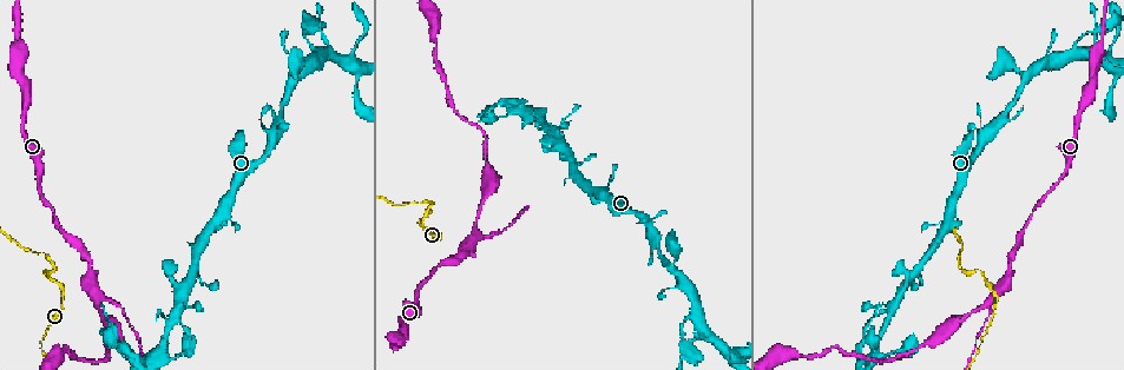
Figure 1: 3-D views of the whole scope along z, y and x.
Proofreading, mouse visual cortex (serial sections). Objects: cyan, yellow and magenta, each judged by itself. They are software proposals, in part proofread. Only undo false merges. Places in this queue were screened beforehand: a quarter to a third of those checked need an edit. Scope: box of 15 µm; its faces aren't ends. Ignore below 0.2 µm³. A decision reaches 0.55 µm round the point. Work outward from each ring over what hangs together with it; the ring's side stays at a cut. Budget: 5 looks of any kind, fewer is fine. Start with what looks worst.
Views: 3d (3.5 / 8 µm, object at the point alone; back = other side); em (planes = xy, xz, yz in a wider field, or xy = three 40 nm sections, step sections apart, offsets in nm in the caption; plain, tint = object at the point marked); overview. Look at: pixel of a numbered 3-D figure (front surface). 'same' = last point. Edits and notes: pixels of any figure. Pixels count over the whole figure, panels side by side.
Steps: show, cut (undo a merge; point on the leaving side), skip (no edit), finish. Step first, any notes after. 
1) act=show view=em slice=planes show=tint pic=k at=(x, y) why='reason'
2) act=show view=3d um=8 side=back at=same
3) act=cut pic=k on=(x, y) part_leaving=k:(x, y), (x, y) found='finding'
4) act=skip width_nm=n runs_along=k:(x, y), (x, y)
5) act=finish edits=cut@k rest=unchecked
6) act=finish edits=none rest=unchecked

act=show view=3d um=3.5 pic=1 at=(117, 306)

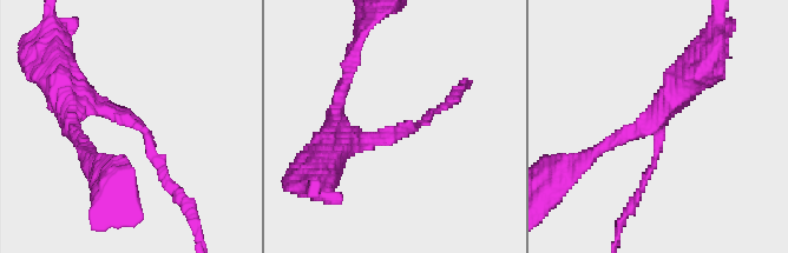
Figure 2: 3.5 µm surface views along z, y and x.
act=show view=em slice=xy step=1 show=tint pic=2 at=(392, 132) arm_widths_nm=100,350 why='now the EM'

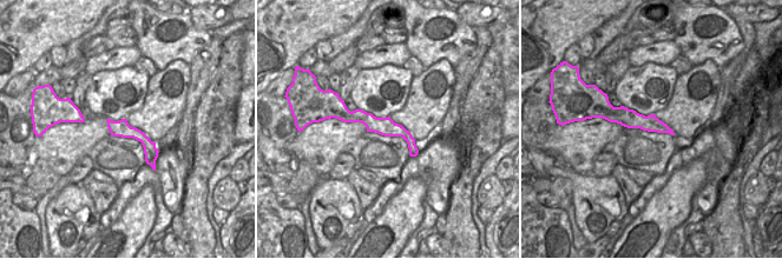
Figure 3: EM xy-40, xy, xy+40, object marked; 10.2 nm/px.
act=skip width_nm=190 runs_along=2:(63, 88), (132, 121), (168, 182) found='continuous, no second cell'

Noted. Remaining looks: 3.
act=show view=3d um=3.5 pic=1 at=(53, 269) why='abrupt turn'

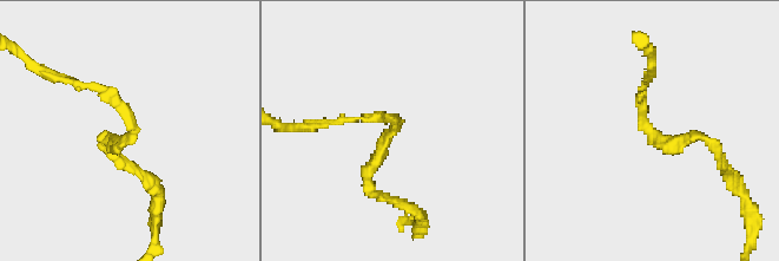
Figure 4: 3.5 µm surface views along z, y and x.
act=show view=em slice=xy step=3 show=tint pic=4 at=(130, 137)

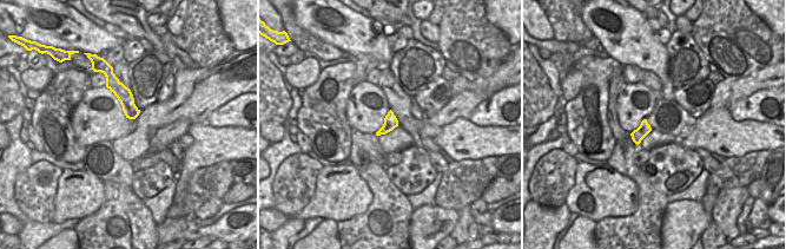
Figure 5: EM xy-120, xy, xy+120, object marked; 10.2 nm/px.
act=show view=em slice=xy step=1 show=tint at=same why='cut it another way'

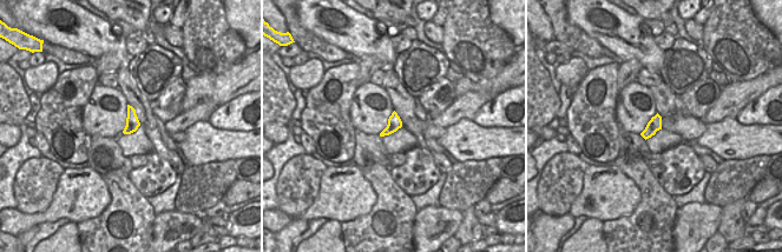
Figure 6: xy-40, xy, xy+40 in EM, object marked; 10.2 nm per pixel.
act=skip arm_widths_nm=150,150 runs_along=4:(370, 190), (367, 170), (396, 122), (349, 122) found='continuous, no second cell'

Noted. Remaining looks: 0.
act=finish edits=none rest=unchecked

